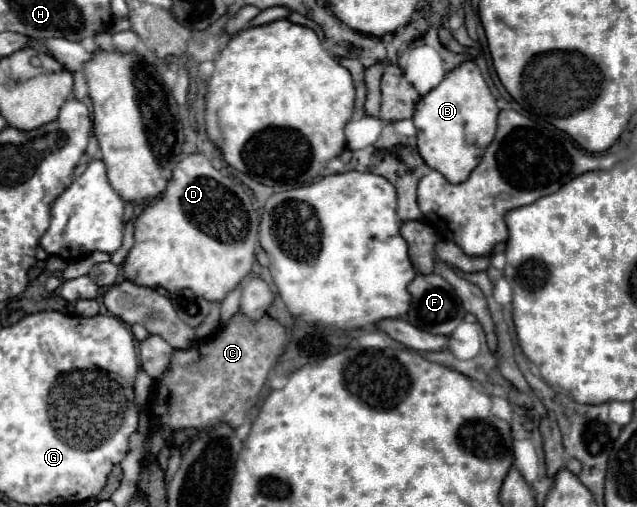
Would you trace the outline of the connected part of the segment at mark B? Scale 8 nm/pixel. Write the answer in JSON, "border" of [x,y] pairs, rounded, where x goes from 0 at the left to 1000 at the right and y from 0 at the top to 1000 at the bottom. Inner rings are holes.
{"border":[[[730,120],[714,132],[680,179],[664,187],[651,211],[648,243],[658,258],[655,290],[664,318],[699,345],[705,361],[727,361],[755,318],[761,290],[774,278],[780,258],[783,215],[771,187],[752,132]]]}

